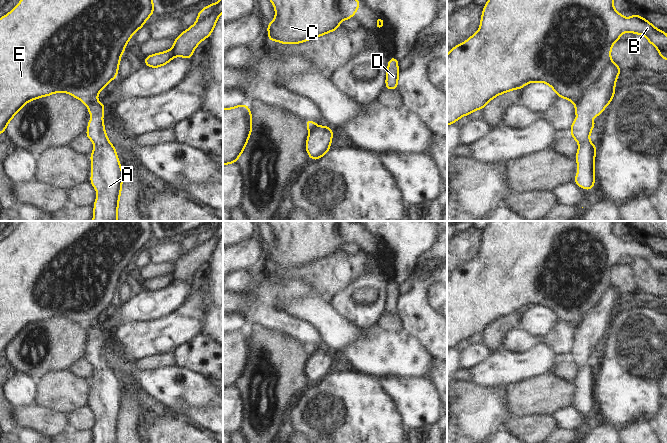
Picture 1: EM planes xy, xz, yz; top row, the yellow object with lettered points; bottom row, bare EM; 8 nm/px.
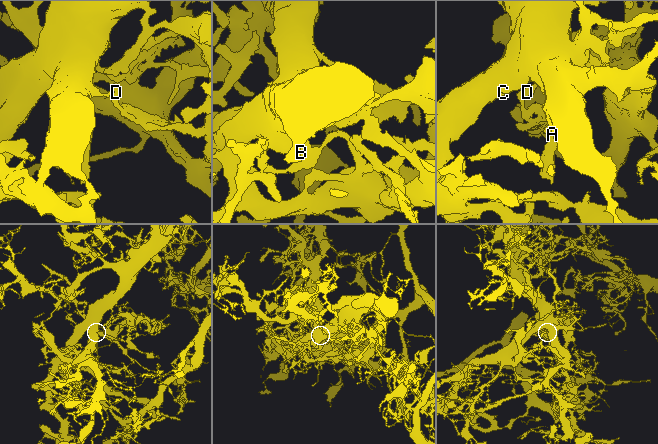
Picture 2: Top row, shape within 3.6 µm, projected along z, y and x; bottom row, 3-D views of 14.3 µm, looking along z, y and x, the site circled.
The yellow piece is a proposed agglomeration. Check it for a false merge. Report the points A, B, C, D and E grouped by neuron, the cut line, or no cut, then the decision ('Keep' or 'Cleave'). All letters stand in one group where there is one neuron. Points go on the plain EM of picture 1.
Groups: A / B C D E. Split along yz (611, 285), (583, 320), (575, 327). Cleave

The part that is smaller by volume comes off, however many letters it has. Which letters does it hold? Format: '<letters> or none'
A

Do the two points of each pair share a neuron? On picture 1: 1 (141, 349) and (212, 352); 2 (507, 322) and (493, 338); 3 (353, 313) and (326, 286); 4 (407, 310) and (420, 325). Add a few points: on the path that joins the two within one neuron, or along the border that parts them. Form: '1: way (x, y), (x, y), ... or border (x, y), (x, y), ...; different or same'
1: border (196, 336), (183, 343), (174, 352); different
2: way (503, 326), (495, 334); same
3: border (354, 281), (330, 299); different
4: way (411, 314), (418, 321); same

